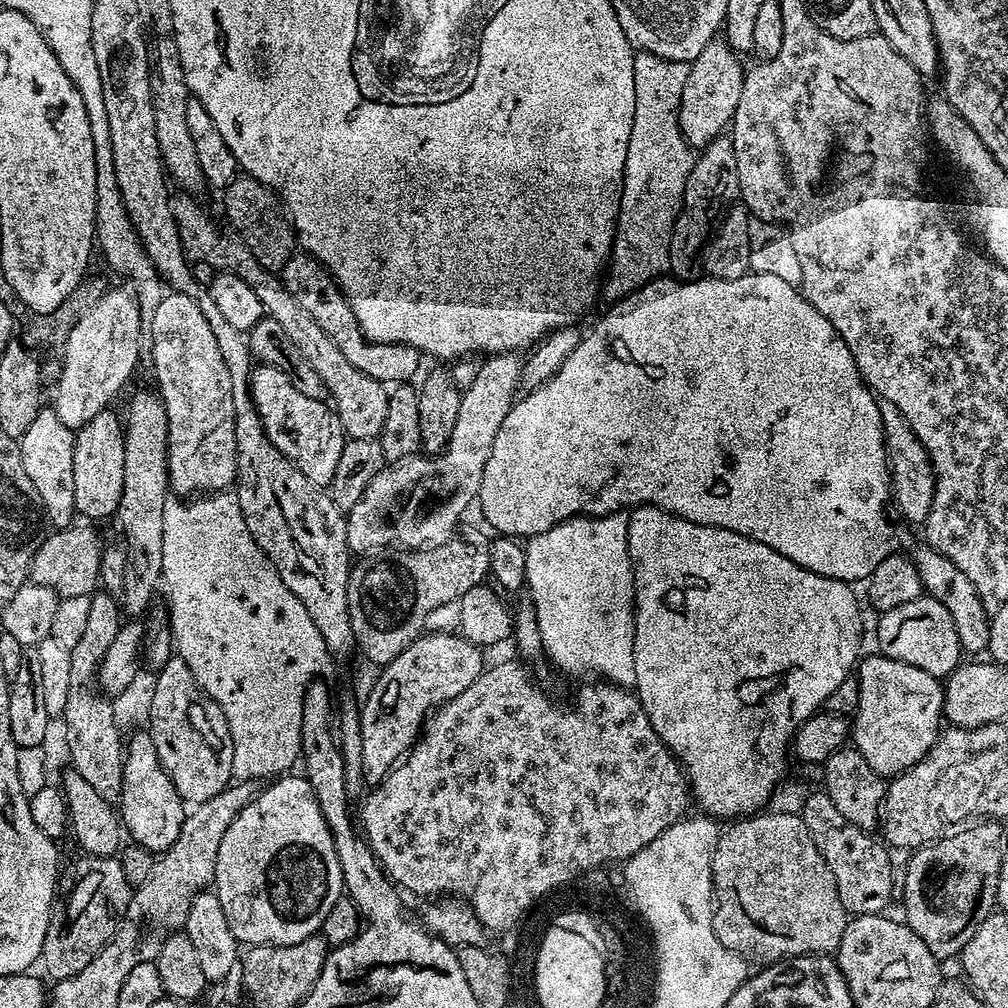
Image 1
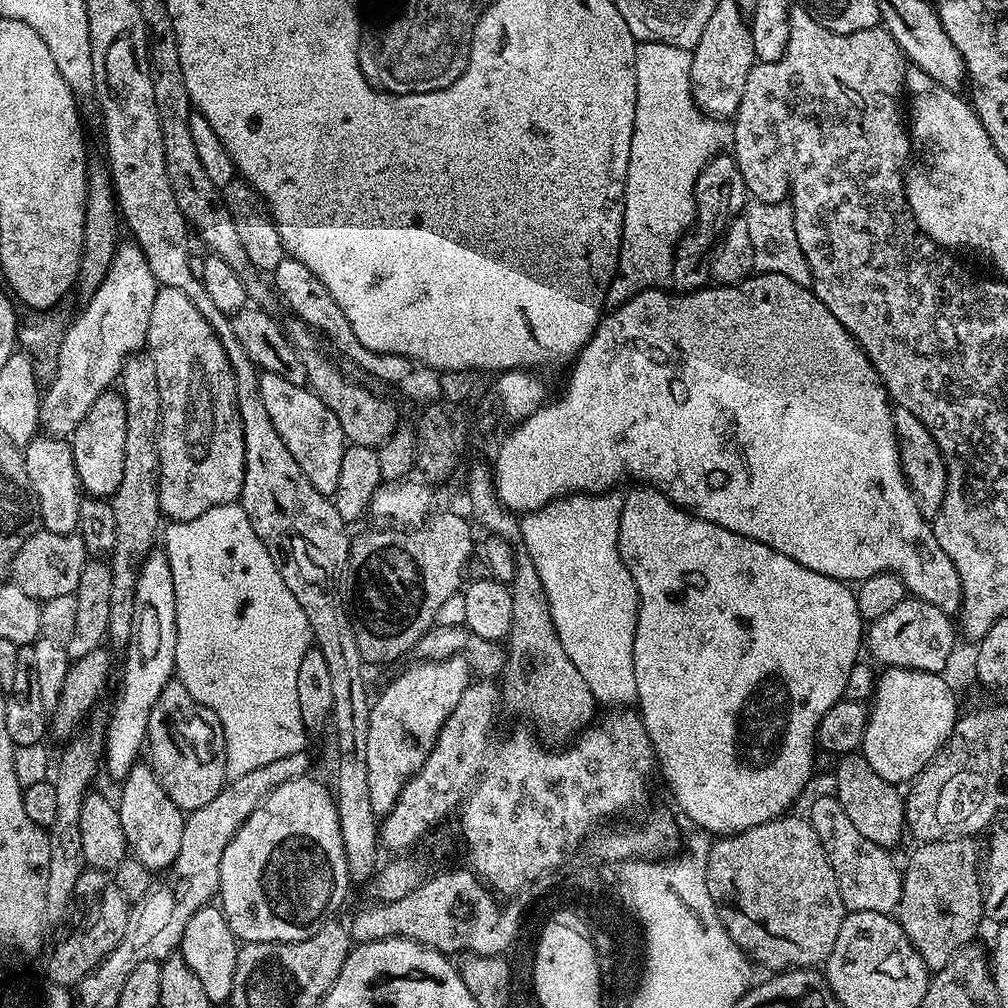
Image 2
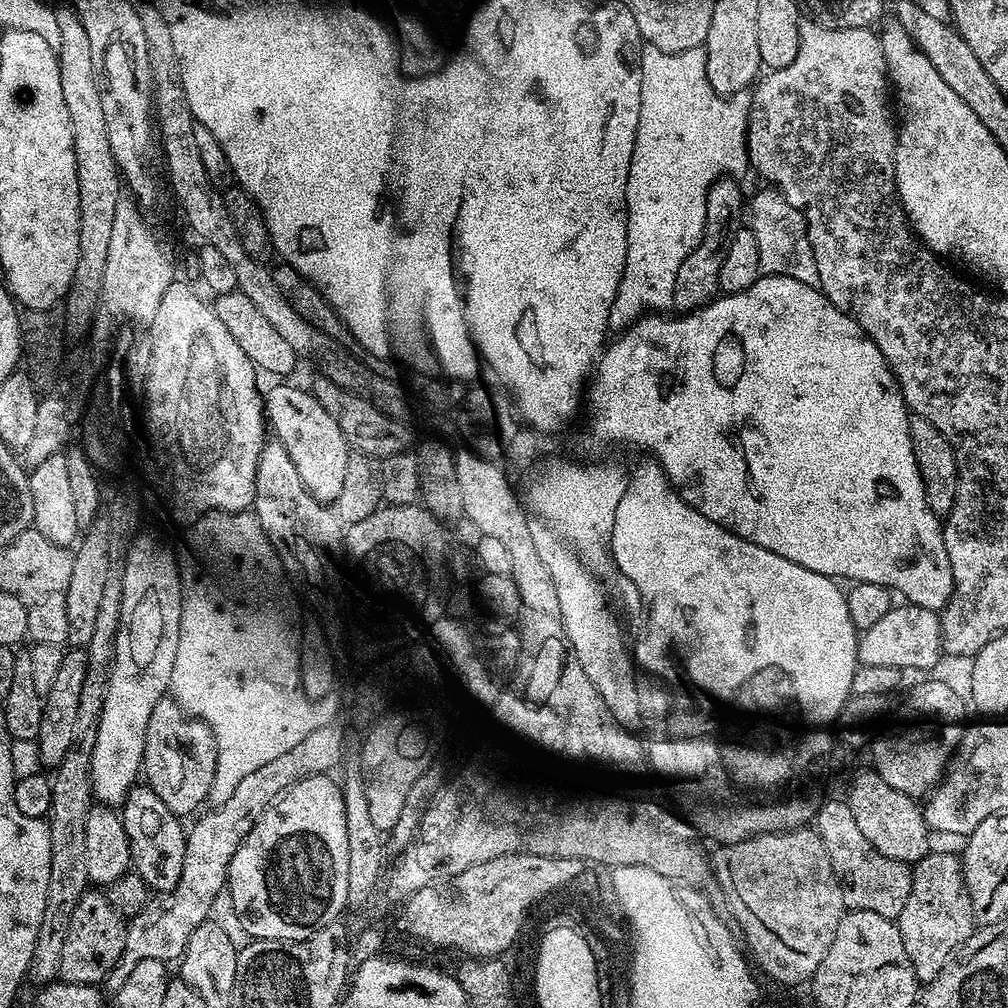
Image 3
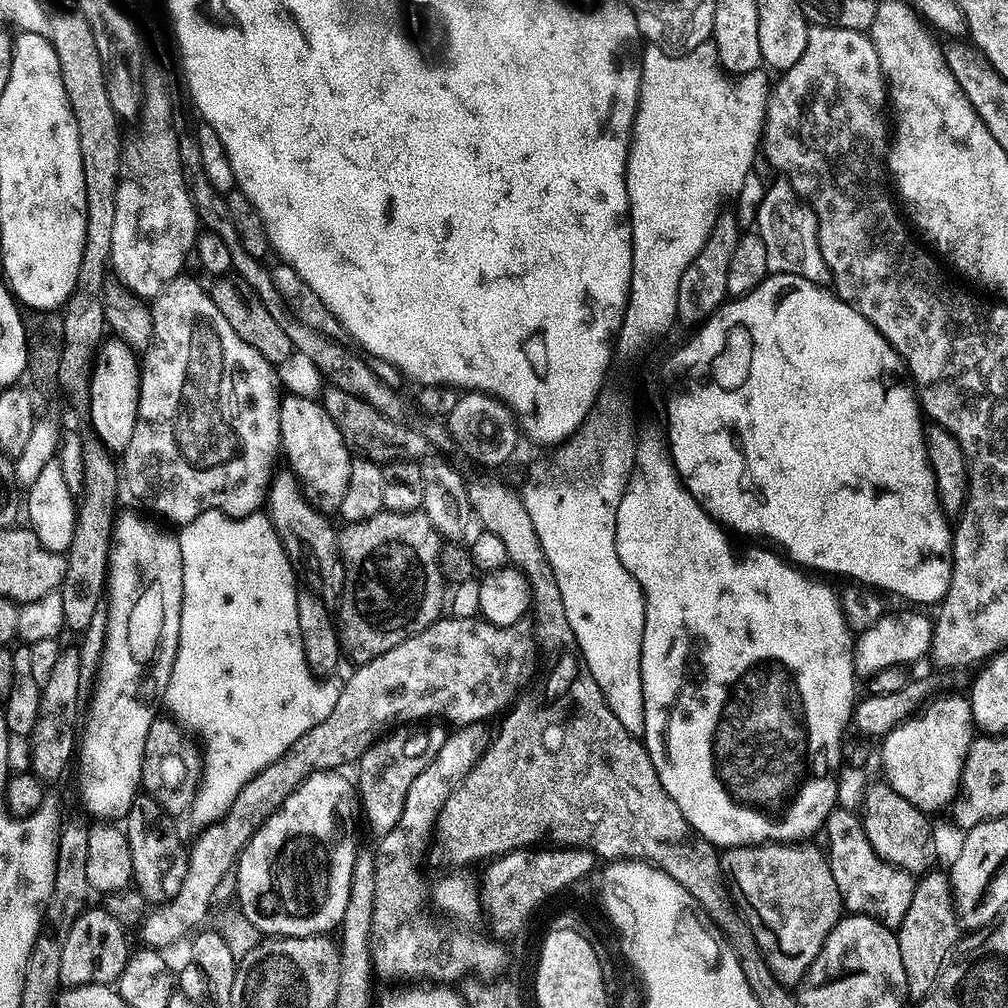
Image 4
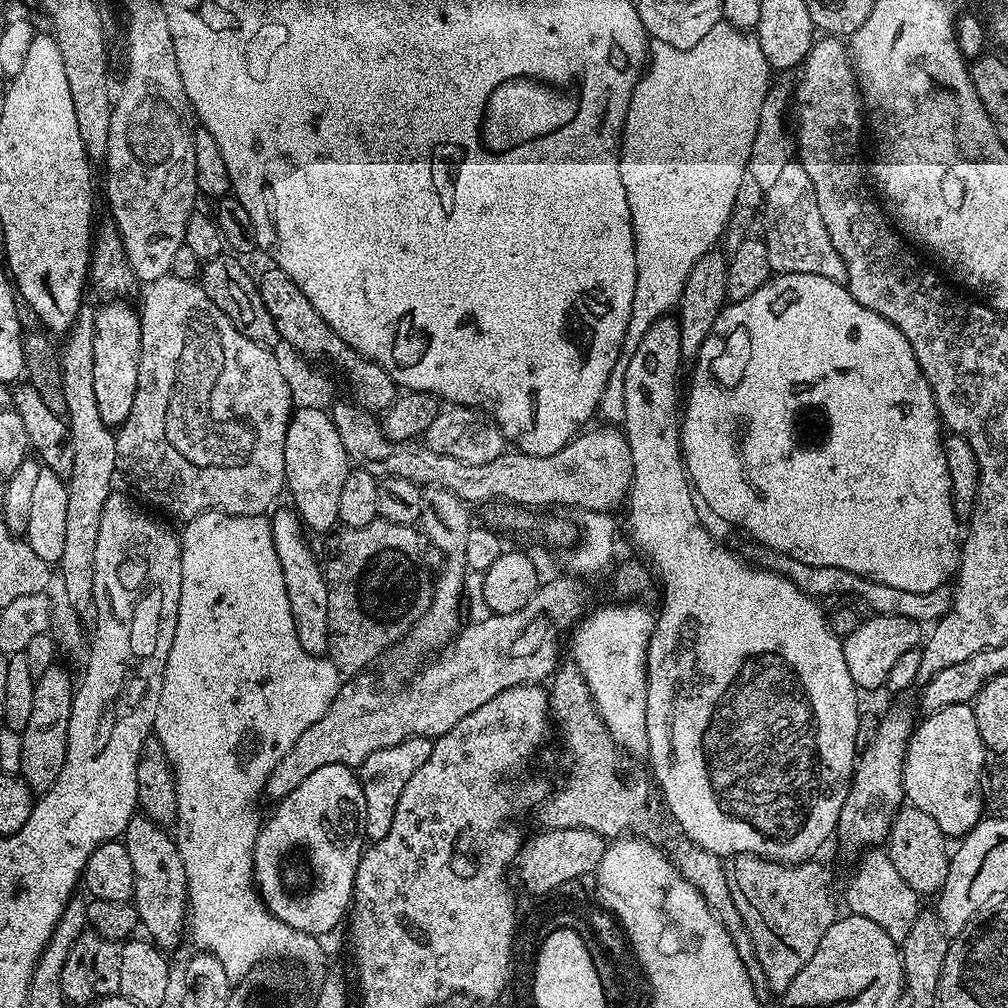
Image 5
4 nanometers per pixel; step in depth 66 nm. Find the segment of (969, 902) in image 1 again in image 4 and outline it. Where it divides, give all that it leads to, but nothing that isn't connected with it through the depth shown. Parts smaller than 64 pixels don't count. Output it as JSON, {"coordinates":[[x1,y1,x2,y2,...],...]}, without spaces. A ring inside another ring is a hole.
{"coordinates":[[929,871,917,879,914,896,909,909,906,910,906,917,896,929,909,999,914,1002,920,1001,932,990,949,950,962,934,961,929,958,930,960,920,952,901,951,881,945,873,943,875,936,871]]}

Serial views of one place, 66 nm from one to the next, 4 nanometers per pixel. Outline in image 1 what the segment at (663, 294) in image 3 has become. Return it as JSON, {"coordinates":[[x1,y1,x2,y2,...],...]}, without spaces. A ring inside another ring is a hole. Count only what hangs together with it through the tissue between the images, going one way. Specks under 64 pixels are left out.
{"coordinates":[[636,52,634,55,634,74,636,81,634,82,634,98,636,105,634,106,634,126,630,130,630,146,626,150,626,166,624,167,624,185,622,186,622,194,620,195,620,213,616,219,616,237,612,243,612,255,606,269,606,279,602,284,602,296,608,299,608,302,615,302,626,298,634,290,638,290,642,286,646,286,651,280,659,280,668,272,668,259,670,258,670,234,674,222,680,213,680,204,684,201,684,187,686,186,686,178,690,174,690,170,696,164,696,156,693,149,689,147,687,141,684,140,683,134,680,132,679,126,679,110,680,99,682,98,682,88,686,83,689,65,682,60,671,61,670,68,673,72,668,72,664,76,664,80,656,81,656,68,664,68,665,60,658,58,649,52]]}

